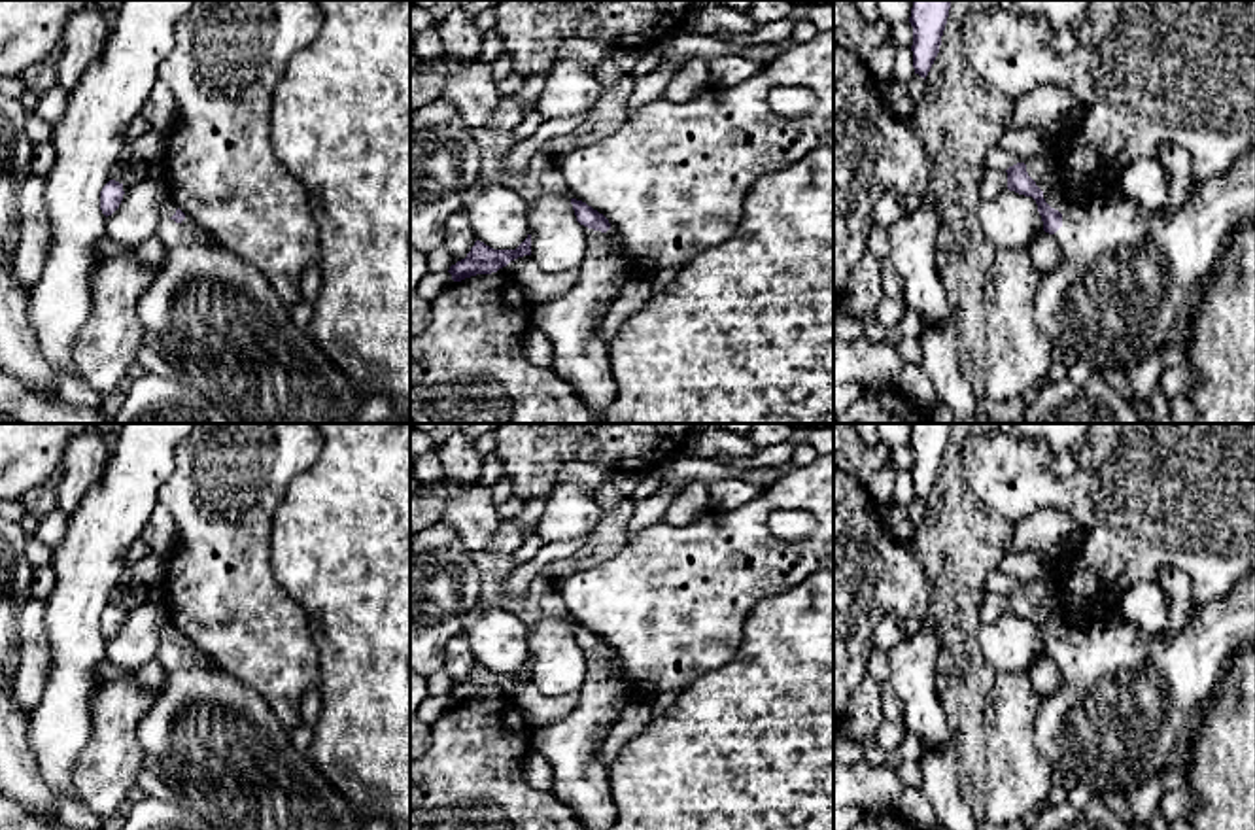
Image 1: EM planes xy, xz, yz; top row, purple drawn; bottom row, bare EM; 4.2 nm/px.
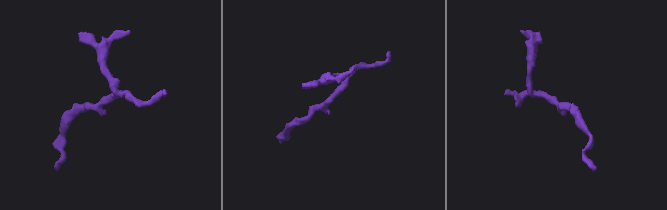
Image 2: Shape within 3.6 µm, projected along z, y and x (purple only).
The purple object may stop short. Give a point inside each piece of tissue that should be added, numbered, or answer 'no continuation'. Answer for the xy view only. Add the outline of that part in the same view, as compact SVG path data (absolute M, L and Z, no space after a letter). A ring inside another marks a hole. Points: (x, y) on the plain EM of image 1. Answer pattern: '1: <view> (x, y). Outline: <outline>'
1: xy (218, 742). Outline: M172 620L161 626L157 660L166 683L138 722L149 764L185 794L214 830L363 830L367 819L301 754L270 705L212 664L185 639L176 647Z

